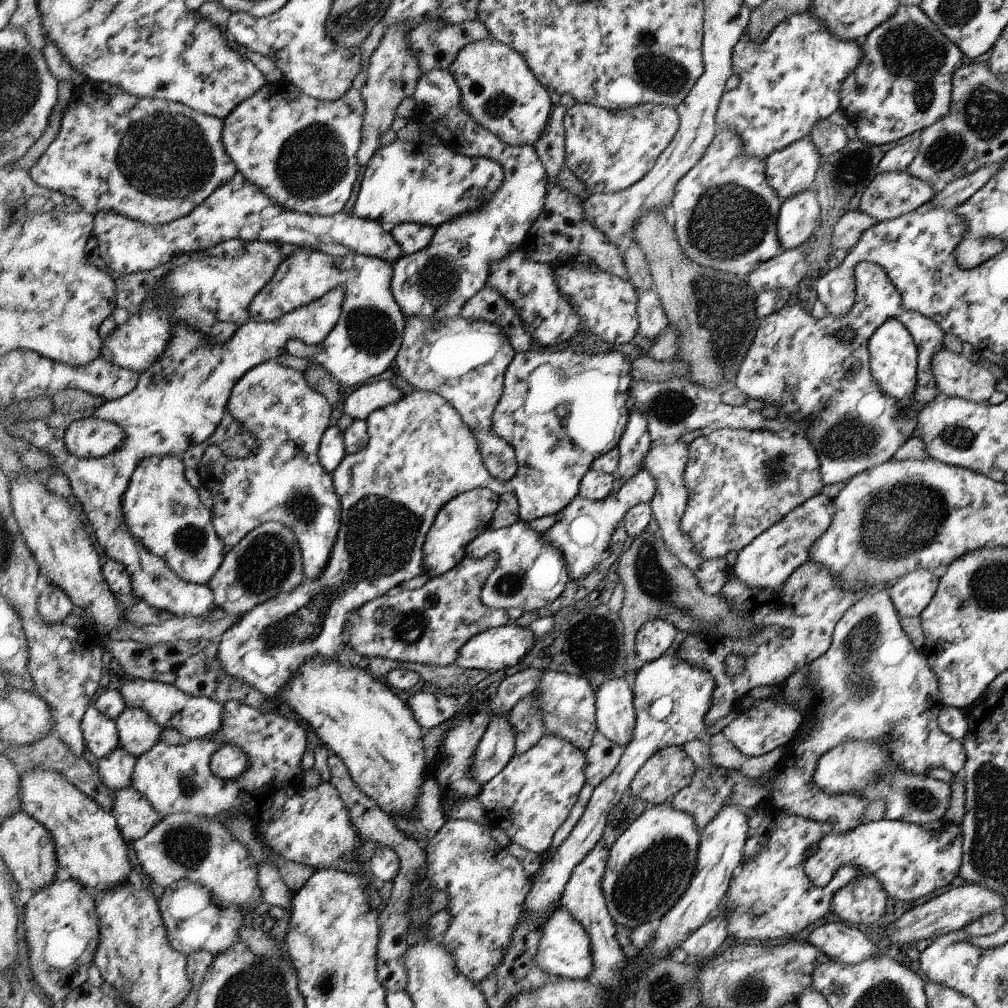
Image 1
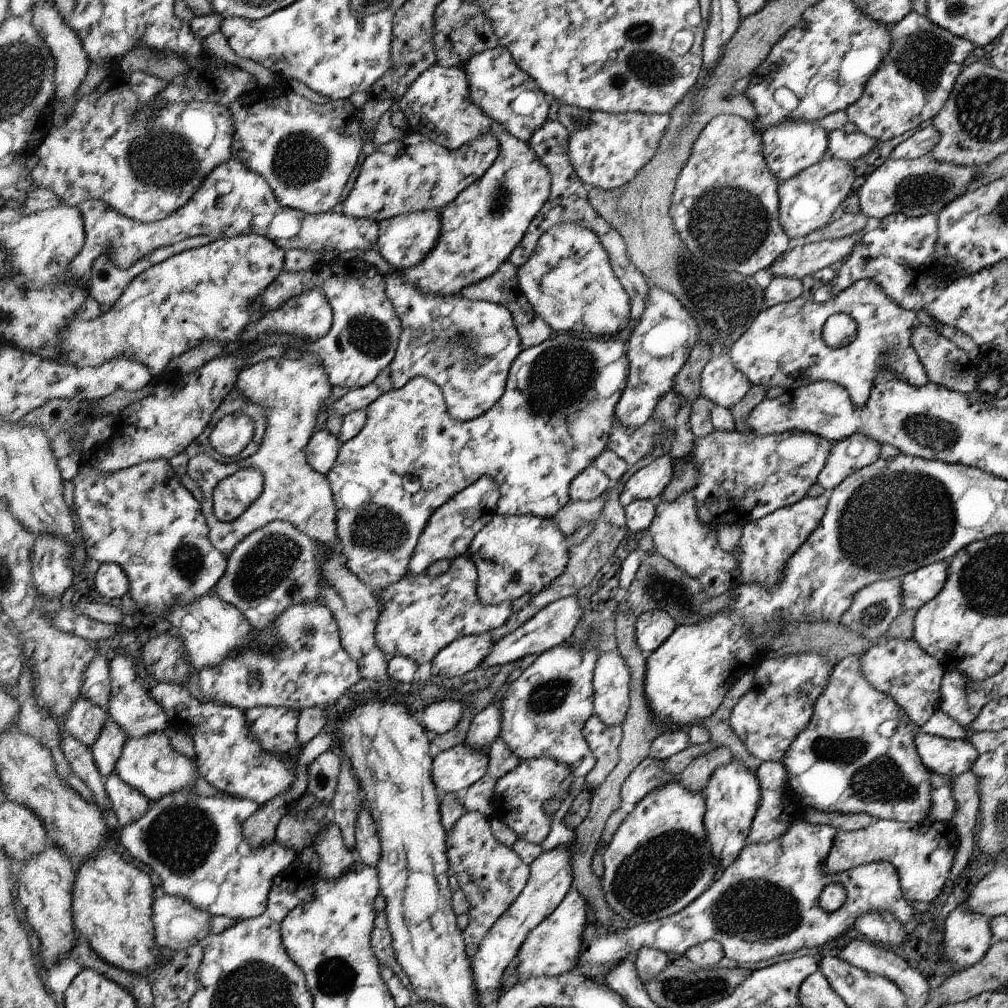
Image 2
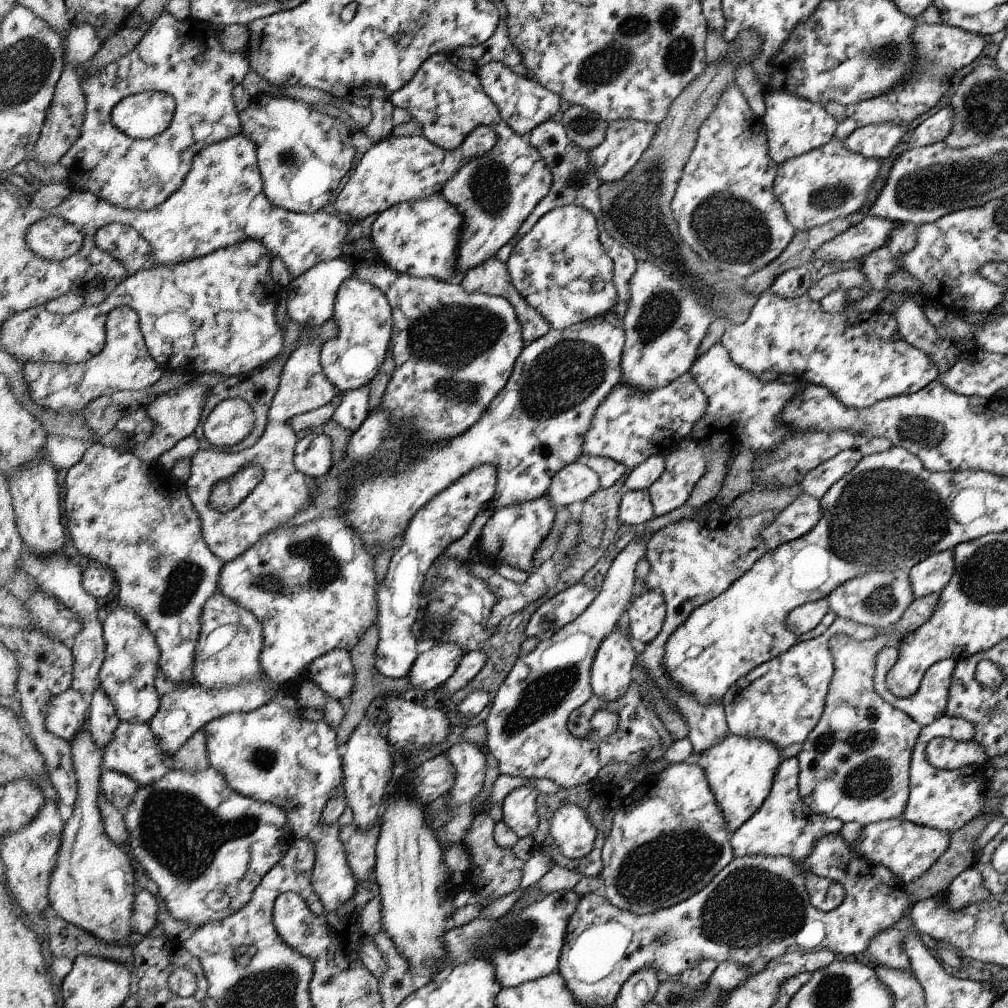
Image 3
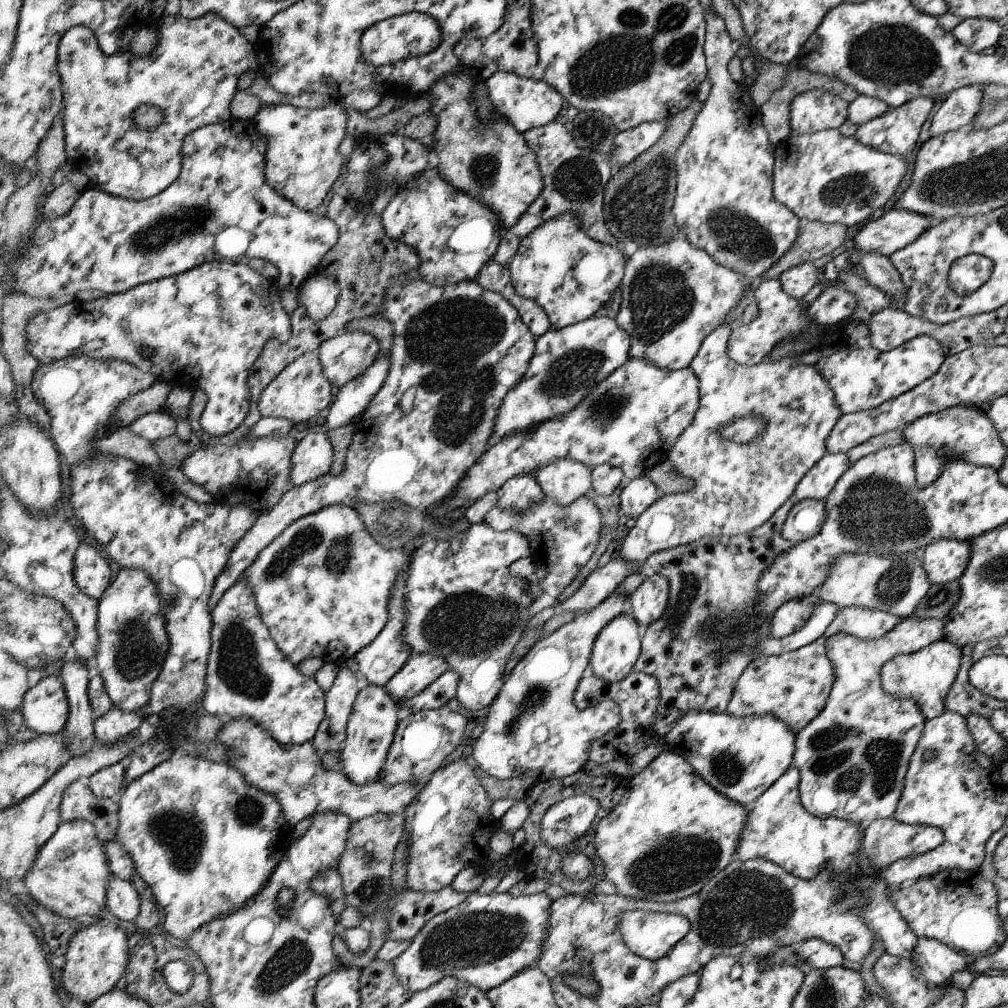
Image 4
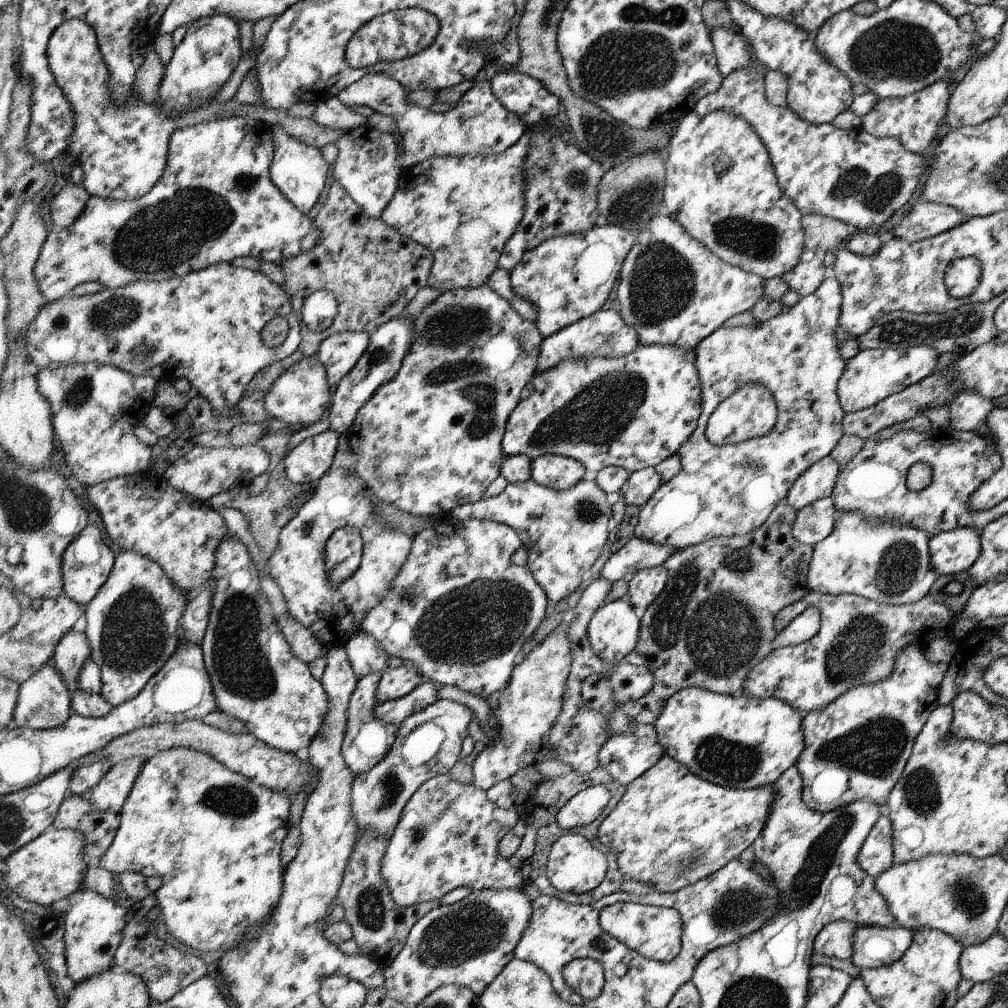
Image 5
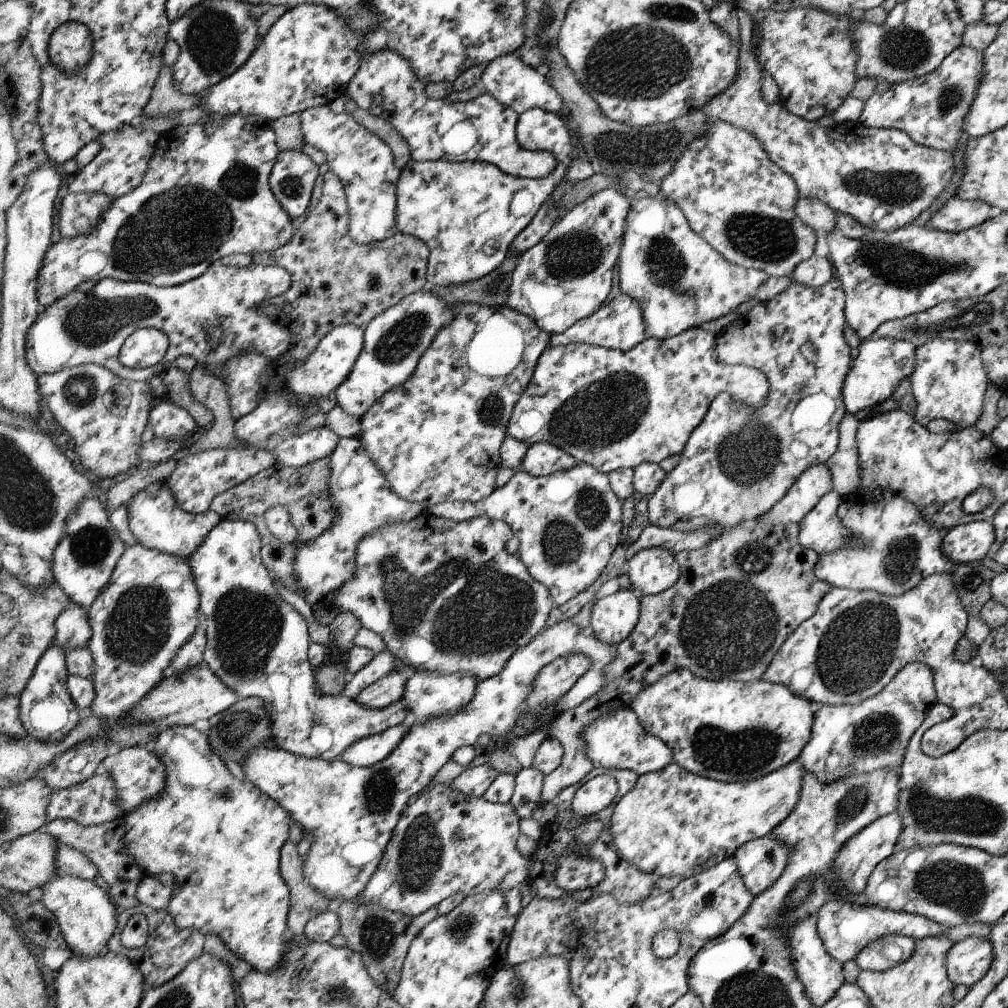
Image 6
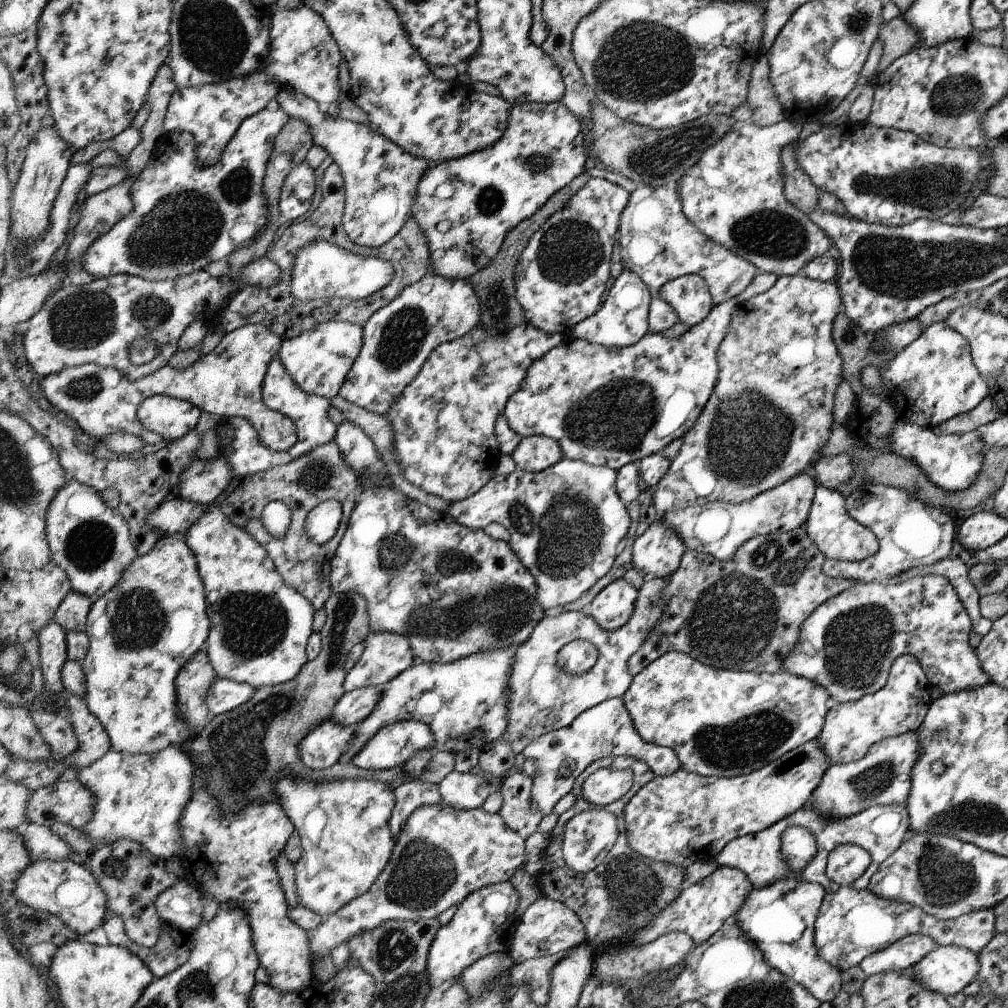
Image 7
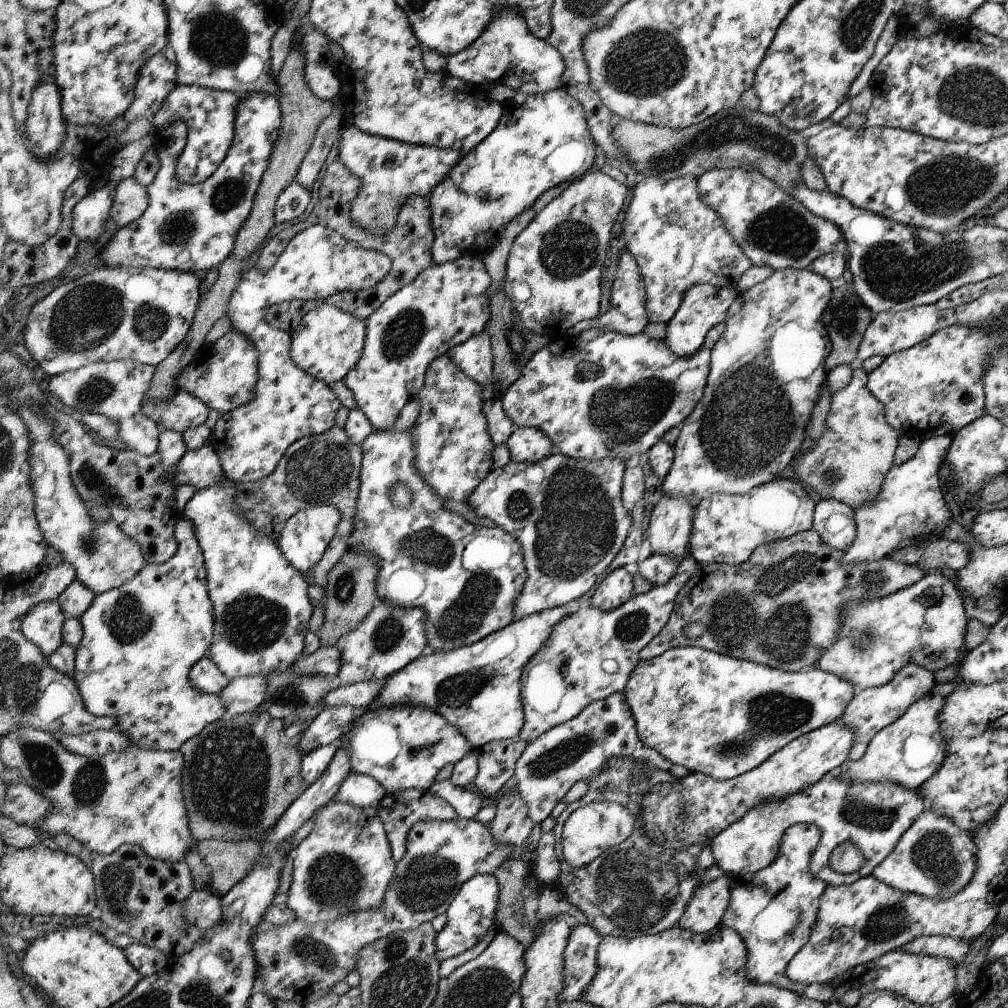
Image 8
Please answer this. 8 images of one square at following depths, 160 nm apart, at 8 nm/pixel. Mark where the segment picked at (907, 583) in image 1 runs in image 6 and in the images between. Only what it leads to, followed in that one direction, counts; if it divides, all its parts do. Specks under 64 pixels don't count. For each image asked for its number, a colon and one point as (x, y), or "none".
2: (919, 587)
3: (930, 576)
4: (946, 560)
5: (955, 551)
6: (967, 543)

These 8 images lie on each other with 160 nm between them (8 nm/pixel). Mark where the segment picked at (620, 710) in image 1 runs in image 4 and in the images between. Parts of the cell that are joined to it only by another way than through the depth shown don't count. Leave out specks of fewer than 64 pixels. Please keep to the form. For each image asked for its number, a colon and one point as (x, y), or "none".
2: (611, 680)
3: (615, 658)
4: (617, 649)

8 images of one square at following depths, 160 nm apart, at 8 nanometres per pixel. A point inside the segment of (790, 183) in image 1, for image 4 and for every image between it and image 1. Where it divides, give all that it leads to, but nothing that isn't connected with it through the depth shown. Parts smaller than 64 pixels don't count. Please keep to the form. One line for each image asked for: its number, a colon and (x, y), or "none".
2: (790, 147)
3: (795, 126)
4: (811, 112)

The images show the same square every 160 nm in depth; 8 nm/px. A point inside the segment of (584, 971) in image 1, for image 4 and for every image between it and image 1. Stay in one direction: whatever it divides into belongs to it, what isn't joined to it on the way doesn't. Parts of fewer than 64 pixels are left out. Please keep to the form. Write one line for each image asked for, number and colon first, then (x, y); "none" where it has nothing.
2: (554, 947)
3: (524, 945)
4: (489, 938)

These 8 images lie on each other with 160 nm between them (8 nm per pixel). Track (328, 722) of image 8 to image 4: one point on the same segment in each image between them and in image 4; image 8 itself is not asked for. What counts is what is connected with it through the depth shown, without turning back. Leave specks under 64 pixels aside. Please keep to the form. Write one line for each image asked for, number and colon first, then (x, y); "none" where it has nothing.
4: (422, 670)
5: (395, 683)
6: (391, 688)
7: (355, 705)

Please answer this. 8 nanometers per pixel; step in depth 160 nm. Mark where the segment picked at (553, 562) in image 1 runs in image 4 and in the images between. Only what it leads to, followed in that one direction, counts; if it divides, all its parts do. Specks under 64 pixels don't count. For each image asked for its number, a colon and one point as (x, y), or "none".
2: (518, 554)
3: (512, 536)
4: (523, 490)

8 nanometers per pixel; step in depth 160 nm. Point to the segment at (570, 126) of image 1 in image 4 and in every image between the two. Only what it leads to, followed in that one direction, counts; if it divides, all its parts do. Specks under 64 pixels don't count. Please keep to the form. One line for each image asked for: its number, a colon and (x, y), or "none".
2: (612, 151)
3: (625, 142)
4: (631, 144)

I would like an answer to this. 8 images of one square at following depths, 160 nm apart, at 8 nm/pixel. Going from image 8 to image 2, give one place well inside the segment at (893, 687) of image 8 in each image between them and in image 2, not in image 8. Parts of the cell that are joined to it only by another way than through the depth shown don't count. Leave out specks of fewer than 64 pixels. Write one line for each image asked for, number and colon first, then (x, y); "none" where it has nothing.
2: (858, 754)
3: (855, 766)
4: (853, 759)
5: (857, 748)
6: (847, 739)
7: (851, 729)

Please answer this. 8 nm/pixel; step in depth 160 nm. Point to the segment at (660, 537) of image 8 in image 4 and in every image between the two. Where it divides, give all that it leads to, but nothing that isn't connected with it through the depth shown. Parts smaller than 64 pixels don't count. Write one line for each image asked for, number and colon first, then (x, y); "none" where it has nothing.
4: (649, 602)
5: (645, 586)
6: (651, 571)
7: (657, 553)

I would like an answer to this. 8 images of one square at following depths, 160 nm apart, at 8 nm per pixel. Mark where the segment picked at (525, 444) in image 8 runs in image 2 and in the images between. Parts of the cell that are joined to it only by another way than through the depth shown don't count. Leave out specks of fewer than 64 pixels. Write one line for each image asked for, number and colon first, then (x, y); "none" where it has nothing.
2: (590, 484)
3: (578, 481)
4: (564, 481)
5: (560, 472)
6: (542, 459)
7: (536, 453)

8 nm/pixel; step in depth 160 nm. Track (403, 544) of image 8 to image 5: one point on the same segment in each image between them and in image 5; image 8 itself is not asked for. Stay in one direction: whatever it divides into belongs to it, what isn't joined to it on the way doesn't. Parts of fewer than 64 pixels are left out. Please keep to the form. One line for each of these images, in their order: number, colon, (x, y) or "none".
5: (459, 610)
6: (445, 596)
7: (453, 591)

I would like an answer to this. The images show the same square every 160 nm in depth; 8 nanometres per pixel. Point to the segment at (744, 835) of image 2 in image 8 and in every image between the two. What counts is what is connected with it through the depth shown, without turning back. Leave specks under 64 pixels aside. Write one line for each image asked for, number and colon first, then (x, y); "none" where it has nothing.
3: (740, 770)
4: (741, 756)
5: (737, 741)
6: (732, 731)
7: (721, 723)
8: (711, 713)

